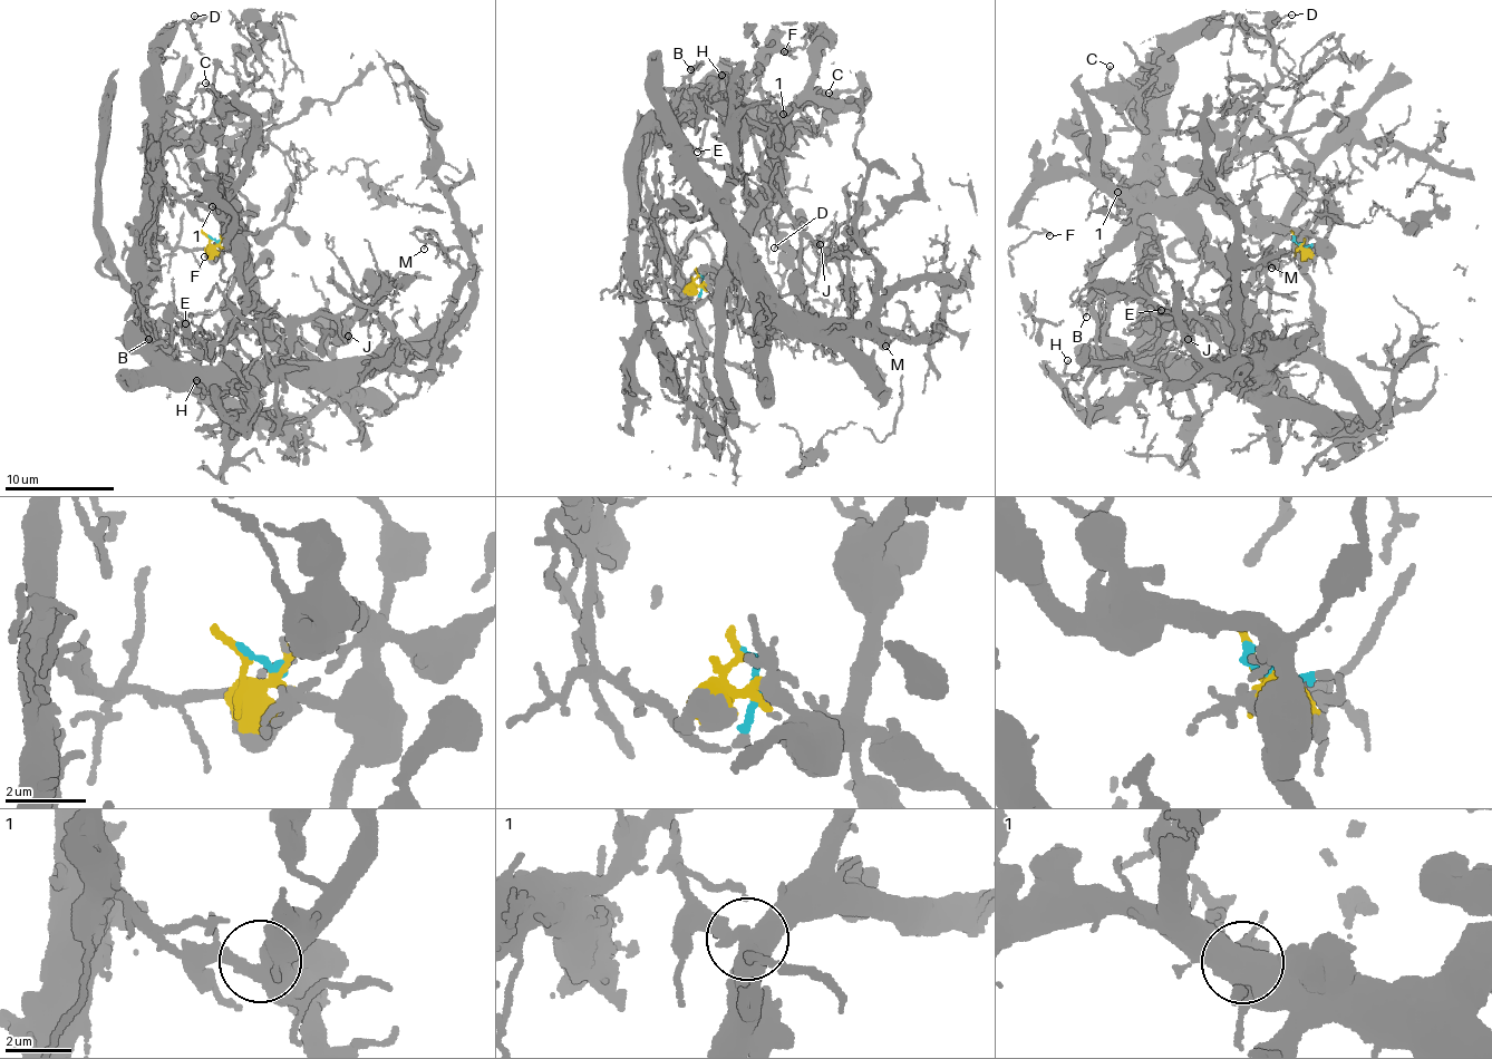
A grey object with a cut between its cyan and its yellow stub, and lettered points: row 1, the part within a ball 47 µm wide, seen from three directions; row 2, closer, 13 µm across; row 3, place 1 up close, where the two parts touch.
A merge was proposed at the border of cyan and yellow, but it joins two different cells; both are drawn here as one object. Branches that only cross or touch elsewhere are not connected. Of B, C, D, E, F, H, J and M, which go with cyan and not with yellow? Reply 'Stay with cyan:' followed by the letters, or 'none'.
Stay with cyan: B, D, E, H, M

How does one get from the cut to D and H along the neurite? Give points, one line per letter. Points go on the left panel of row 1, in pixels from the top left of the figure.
D: (210, 236), (221, 241), (156, 243), (129, 338), (145, 289), (153, 76), (180, 22), (194, 38), (194, 16)
H: (210, 236), (221, 241), (155, 246), (142, 331), (126, 334), (243, 376), (250, 398), (233, 425), (197, 380)

